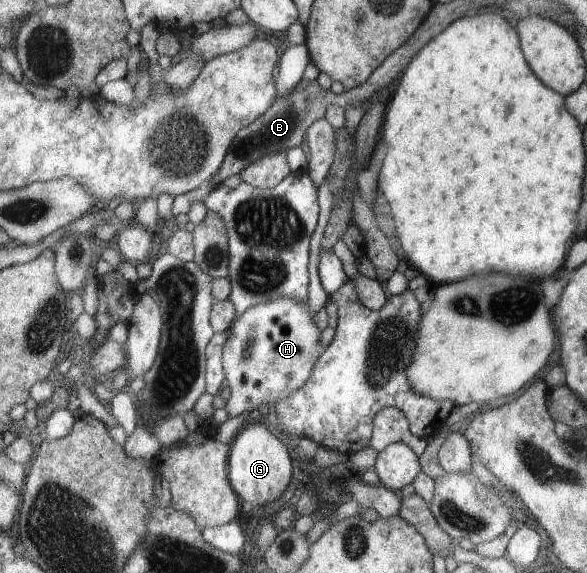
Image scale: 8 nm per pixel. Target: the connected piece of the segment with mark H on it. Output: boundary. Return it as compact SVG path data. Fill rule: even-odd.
M282 297L266 301L247 308L232 324L229 335L222 347L221 363L225 372L224 385L229 388L229 397L224 407L228 418L249 412L256 417L256 407L260 404L281 403L288 395L302 386L309 379L314 363L324 348L318 344L322 331L313 321L314 312L308 309L306 302ZM248 350L248 356L242 356Z

